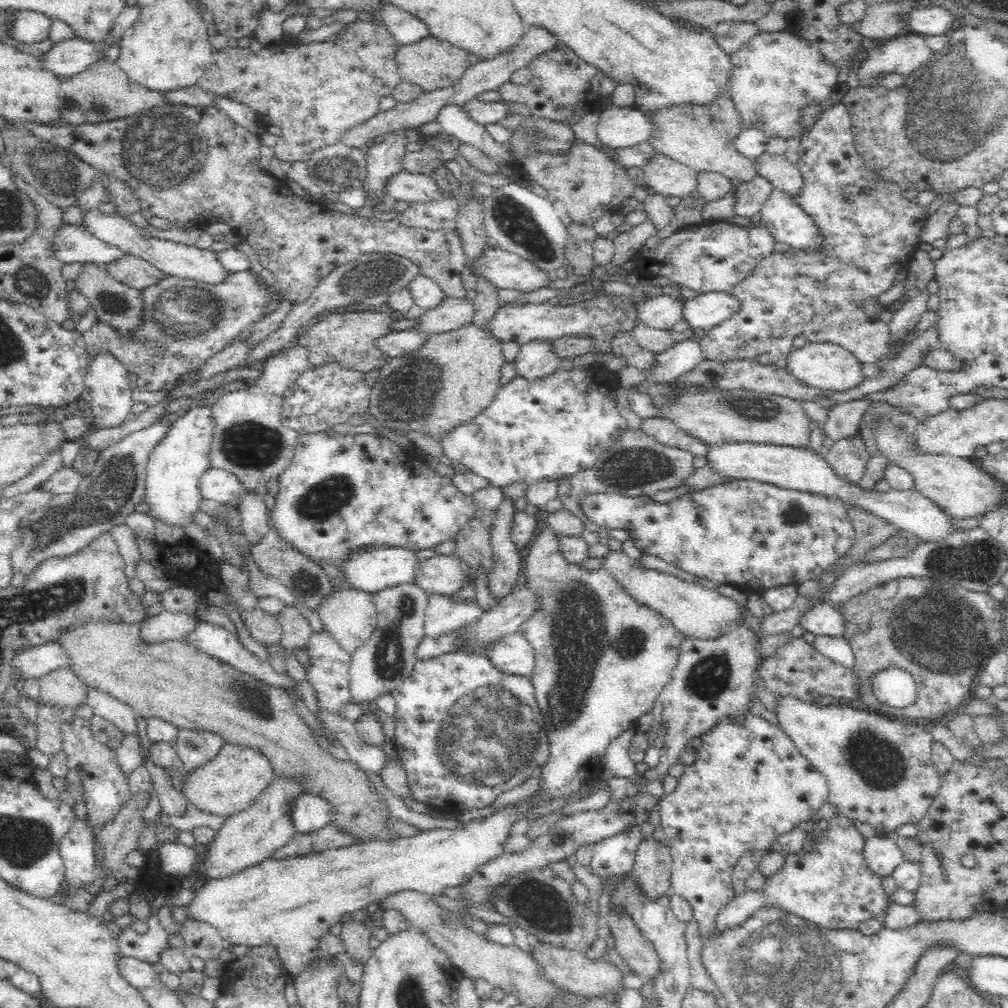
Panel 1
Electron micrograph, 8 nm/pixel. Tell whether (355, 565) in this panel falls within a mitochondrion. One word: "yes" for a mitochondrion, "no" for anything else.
no

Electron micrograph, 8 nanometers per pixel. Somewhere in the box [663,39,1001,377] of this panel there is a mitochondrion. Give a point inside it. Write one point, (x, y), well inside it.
(942, 116)

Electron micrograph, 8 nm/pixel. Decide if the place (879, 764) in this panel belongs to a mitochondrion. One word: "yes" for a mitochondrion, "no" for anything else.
yes

